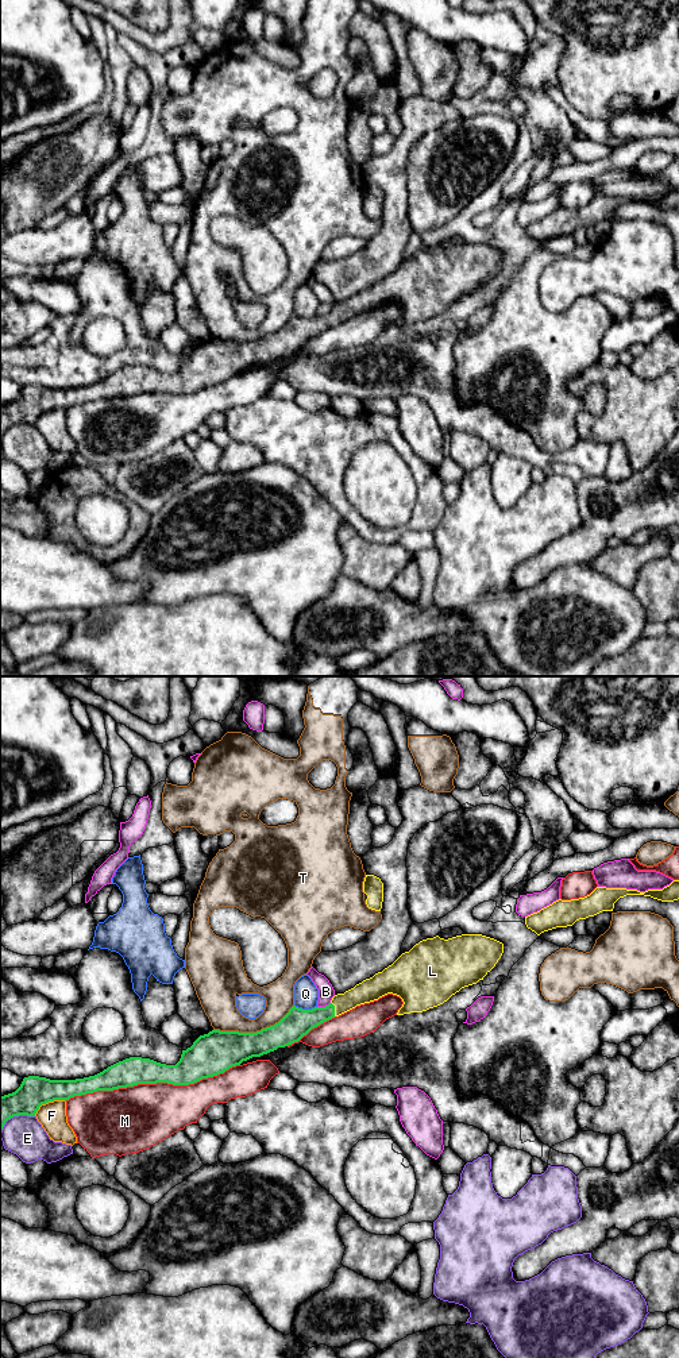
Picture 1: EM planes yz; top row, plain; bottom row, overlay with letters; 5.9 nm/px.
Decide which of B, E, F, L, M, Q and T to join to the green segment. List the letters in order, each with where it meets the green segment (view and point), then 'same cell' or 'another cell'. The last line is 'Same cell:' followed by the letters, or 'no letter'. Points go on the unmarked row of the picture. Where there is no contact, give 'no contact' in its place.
B: yz (323, 316) | another cell
E: yz (14, 424) | another cell
F: yz (47, 411) | another cell
L: yz (334, 317) | same cell
M: yz (151, 392) | another cell
Q: yz (305, 319) | another cell
T: yz (254, 342) | another cell
Same cell: L

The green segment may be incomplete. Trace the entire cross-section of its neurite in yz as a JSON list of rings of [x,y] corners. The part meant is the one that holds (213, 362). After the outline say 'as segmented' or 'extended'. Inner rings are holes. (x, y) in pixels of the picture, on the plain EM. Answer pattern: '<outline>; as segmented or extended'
[[[462,243],[448,248],[436,244],[416,252],[382,281],[335,304],[325,316],[302,319],[293,315],[278,332],[256,342],[212,339],[200,344],[190,356],[182,359],[175,374],[130,366],[84,387],[24,386],[15,401],[0,405],[0,441],[8,428],[35,425],[39,416],[49,410],[66,410],[74,405],[138,393],[189,394],[217,385],[252,366],[298,351],[321,332],[387,302],[404,310],[397,324],[427,320],[443,313],[462,297],[483,289],[502,262],[502,251],[482,243]]]; extended

